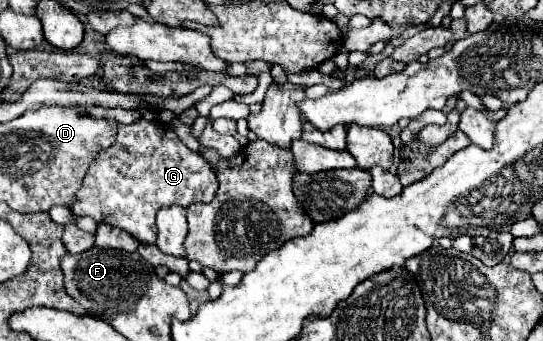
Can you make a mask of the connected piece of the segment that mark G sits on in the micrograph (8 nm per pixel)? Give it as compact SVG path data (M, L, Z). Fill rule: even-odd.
M137 119L131 125L119 125L115 145L95 155L71 211L77 217L93 217L97 223L121 227L141 243L155 243L155 215L161 207L211 201L217 187L219 181L211 165L191 151L169 125L159 119Z

